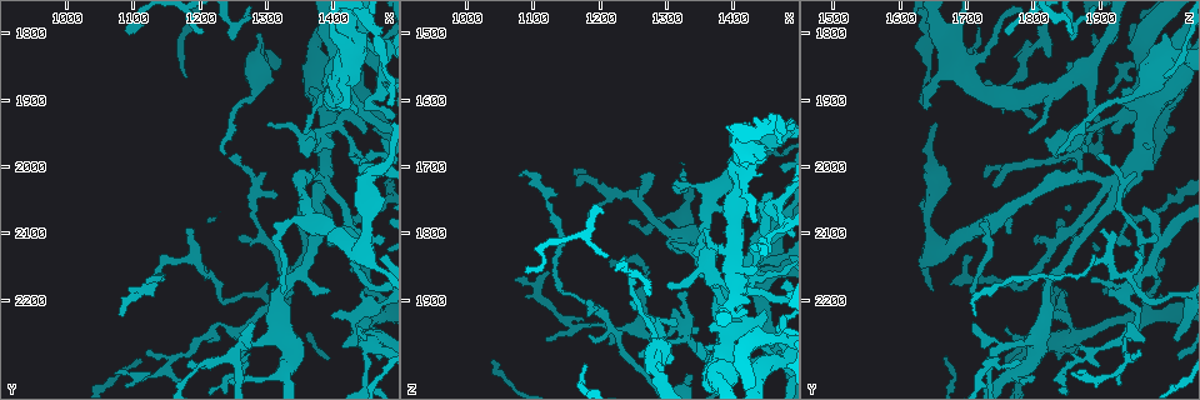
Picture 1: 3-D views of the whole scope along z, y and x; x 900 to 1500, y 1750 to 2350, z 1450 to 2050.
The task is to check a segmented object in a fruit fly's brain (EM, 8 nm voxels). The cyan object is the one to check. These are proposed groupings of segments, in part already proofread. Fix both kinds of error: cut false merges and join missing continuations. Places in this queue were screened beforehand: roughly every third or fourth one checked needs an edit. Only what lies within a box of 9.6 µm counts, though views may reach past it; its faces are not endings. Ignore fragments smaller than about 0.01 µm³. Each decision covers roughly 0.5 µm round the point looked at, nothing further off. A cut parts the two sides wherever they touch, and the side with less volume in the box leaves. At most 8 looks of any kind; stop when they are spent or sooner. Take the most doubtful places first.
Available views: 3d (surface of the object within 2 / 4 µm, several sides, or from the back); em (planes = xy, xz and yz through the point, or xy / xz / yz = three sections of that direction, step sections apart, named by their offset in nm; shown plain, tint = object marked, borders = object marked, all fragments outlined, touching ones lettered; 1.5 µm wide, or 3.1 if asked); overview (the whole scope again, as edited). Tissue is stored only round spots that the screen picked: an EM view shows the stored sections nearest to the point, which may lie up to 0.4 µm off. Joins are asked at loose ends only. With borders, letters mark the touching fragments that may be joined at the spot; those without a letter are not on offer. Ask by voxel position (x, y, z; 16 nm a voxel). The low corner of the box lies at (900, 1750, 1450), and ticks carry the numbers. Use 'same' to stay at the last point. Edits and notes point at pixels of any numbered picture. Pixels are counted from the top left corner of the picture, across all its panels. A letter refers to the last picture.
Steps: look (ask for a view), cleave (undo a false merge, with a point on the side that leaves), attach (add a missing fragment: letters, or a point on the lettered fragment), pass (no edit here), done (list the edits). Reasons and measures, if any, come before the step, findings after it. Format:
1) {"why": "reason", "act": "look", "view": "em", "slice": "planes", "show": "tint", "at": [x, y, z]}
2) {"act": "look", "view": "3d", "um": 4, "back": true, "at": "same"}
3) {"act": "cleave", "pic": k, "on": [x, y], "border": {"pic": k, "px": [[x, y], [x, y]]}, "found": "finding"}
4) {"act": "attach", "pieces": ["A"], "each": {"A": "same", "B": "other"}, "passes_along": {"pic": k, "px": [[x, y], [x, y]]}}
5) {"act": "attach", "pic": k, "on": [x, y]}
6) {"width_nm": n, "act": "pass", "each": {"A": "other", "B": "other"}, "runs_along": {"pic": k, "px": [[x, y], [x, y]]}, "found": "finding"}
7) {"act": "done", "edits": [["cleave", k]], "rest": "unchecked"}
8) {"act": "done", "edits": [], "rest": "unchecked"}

{"why": "free end", "act": "look", "view": "3d", "um": 2, "back": true, "at": [1310, 2185, 1915]}

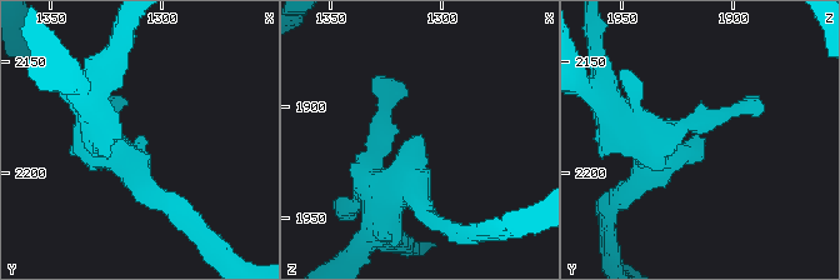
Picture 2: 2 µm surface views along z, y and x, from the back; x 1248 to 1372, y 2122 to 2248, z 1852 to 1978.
{"act": "look", "view": "em", "slice": "planes", "show": "borders", "at": [1309, 2183, 1914]}

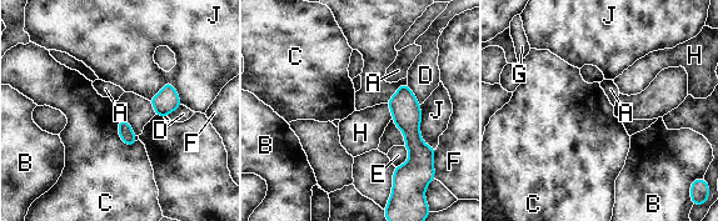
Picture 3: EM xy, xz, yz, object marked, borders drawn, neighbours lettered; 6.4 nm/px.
{"act": "pass", "each": {"A": "other", "B": "other", "C": "other", "D": "other", "E": "other", "F": "other", "G": "other", "H": "other", "J": "other"}, "border": {"pic": 3, "px": [[119, 119], [118, 135], [133, 146]]}, "found": "none of them fits"}

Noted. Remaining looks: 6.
{"why": "abrupt turn", "act": "look", "view": "em", "slice": "yz", "step": 4, "show": "tint", "at": [1365, 1960, 1855]}

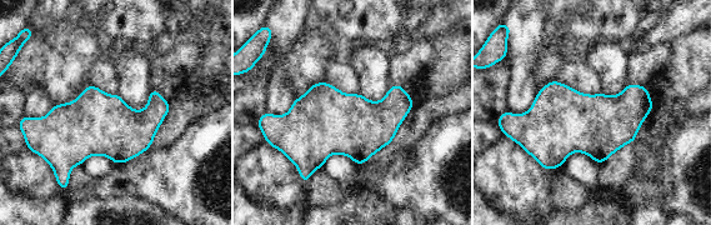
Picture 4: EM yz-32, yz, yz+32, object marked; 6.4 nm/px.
{"why": "see the neighbours", "act": "look", "view": "em", "slice": "yz", "step": 4, "show": "borders", "at": "same"}

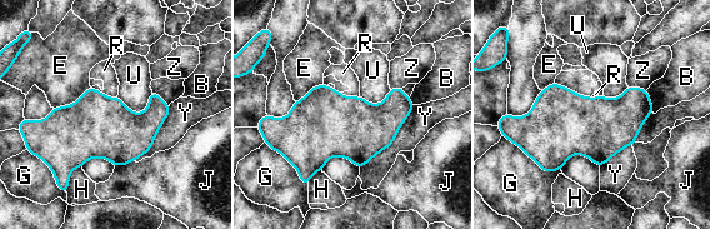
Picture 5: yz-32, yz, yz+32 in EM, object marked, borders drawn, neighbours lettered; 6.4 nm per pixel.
{"act": "pass", "each": {"B": "other", "E": "other", "G": "other", "H": "other", "J": "other", "R": "other", "U": "other", "Y": "other", "Z": "other"}, "border": {"pic": 5, "px": [[151, 90], [143, 111], [118, 95]]}, "found": "continuous, no second neuron"}

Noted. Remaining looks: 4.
{"why": "thin end", "act": "look", "view": "3d", "um": 4, "at": [1090, 1795, 1860]}

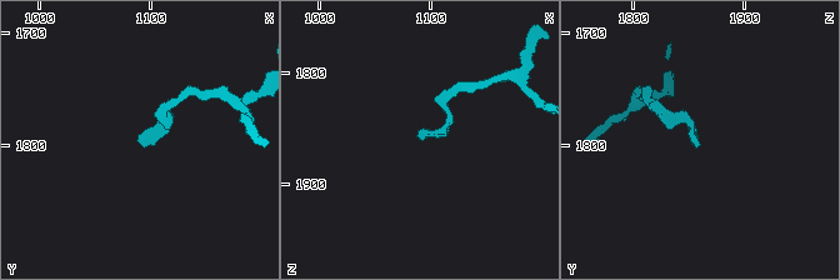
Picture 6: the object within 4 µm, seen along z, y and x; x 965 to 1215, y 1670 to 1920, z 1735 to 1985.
{"why": "shape alone is not enough", "act": "look", "view": "em", "slice": "planes", "show": "borders", "at": [1086, 1796, 1858]}

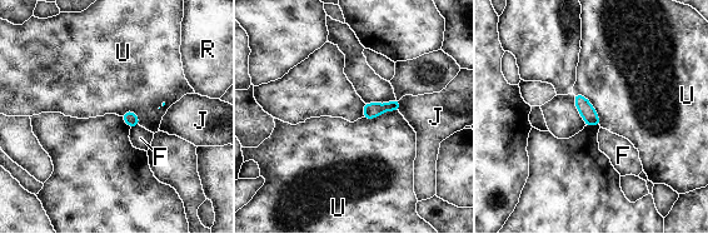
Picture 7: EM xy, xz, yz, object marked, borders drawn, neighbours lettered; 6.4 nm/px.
{"width_nm": 90, "act": "pass", "each": {"F": "other", "J": "other", "R": "other", "U": "other"}, "border": {"pic": 7, "px": [[573, 93], [591, 103], [601, 125]]}, "found": "none of them fits"}

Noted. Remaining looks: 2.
{"act": "done", "edits": [], "rest": "unchecked"}

